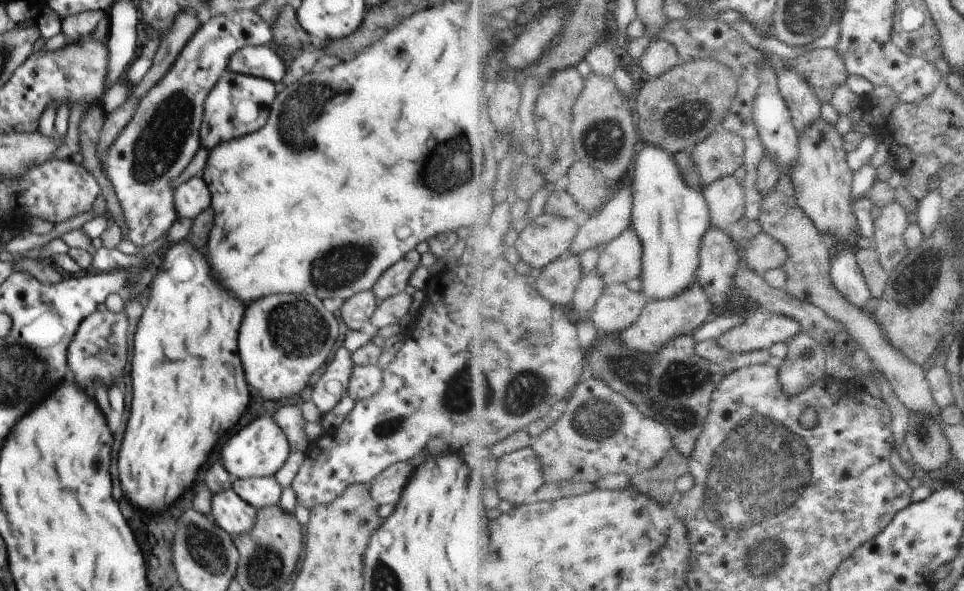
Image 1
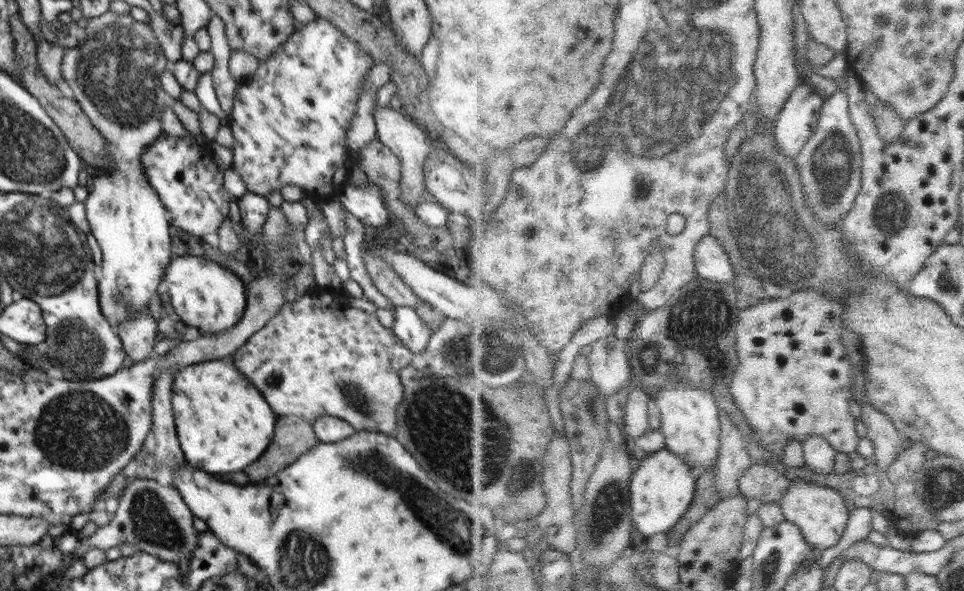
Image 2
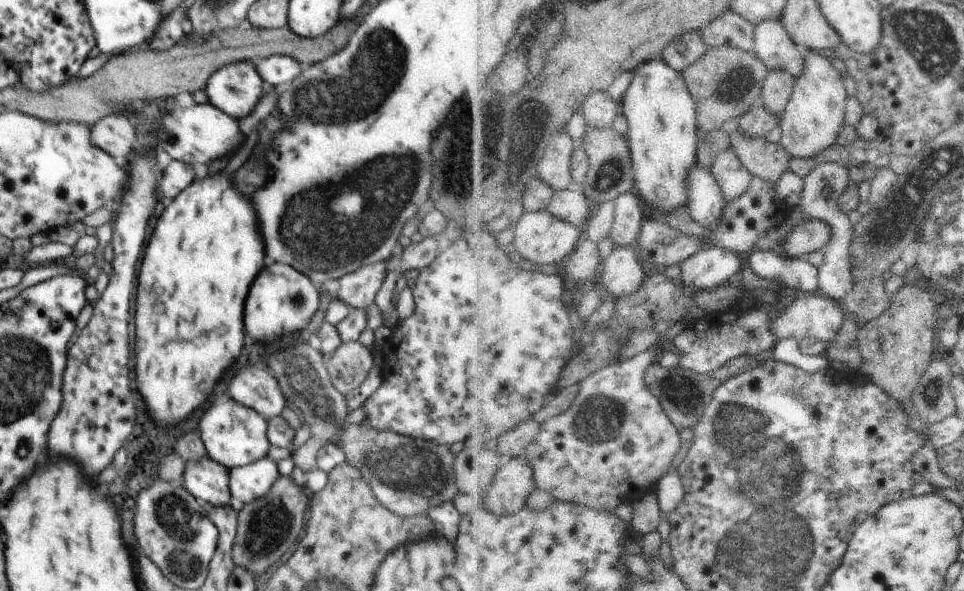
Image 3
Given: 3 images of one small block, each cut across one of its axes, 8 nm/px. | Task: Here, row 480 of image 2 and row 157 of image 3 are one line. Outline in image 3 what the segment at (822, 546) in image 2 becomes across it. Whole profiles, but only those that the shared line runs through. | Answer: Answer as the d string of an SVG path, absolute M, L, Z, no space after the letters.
M805 50L806 70L797 80L792 101L783 115L781 128L782 146L794 158L812 158L820 152L838 144L840 134L847 124L847 103L849 98L842 73L832 65L830 58L821 56L816 50Z

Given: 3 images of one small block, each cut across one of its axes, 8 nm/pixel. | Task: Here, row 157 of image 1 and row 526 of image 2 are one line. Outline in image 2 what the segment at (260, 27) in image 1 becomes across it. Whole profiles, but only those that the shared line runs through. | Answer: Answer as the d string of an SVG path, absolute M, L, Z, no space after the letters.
M142 476L130 480L119 496L119 505L113 519L106 525L99 527L88 539L81 538L74 552L69 554L71 560L78 560L87 556L88 550L94 547L108 550L122 544L133 544L138 550L147 552L162 560L189 564L192 552L199 542L199 532L194 528L194 515L184 502L176 488L162 486L154 479Z

